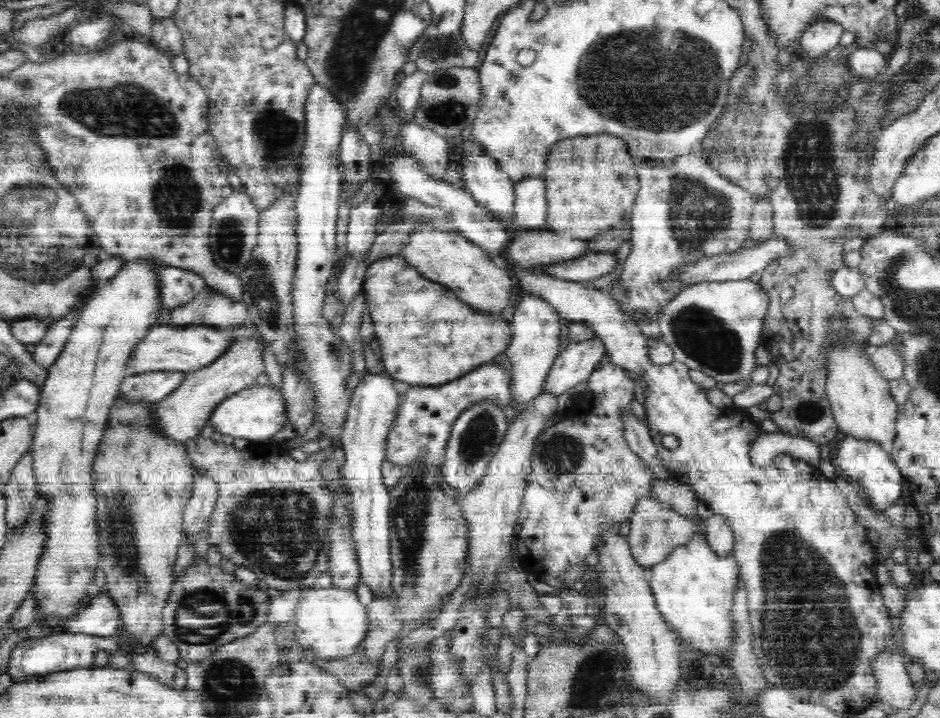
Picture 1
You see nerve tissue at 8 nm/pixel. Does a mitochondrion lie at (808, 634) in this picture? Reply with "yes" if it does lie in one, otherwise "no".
yes

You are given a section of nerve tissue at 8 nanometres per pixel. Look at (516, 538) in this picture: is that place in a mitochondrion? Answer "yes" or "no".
no

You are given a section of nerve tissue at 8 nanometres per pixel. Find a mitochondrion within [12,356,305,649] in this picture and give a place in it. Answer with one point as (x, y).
(125, 550)

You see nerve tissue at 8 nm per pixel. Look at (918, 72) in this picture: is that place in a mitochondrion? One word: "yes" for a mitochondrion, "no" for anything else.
yes

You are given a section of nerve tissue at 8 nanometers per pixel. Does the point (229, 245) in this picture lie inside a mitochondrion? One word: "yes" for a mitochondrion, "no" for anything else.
yes

